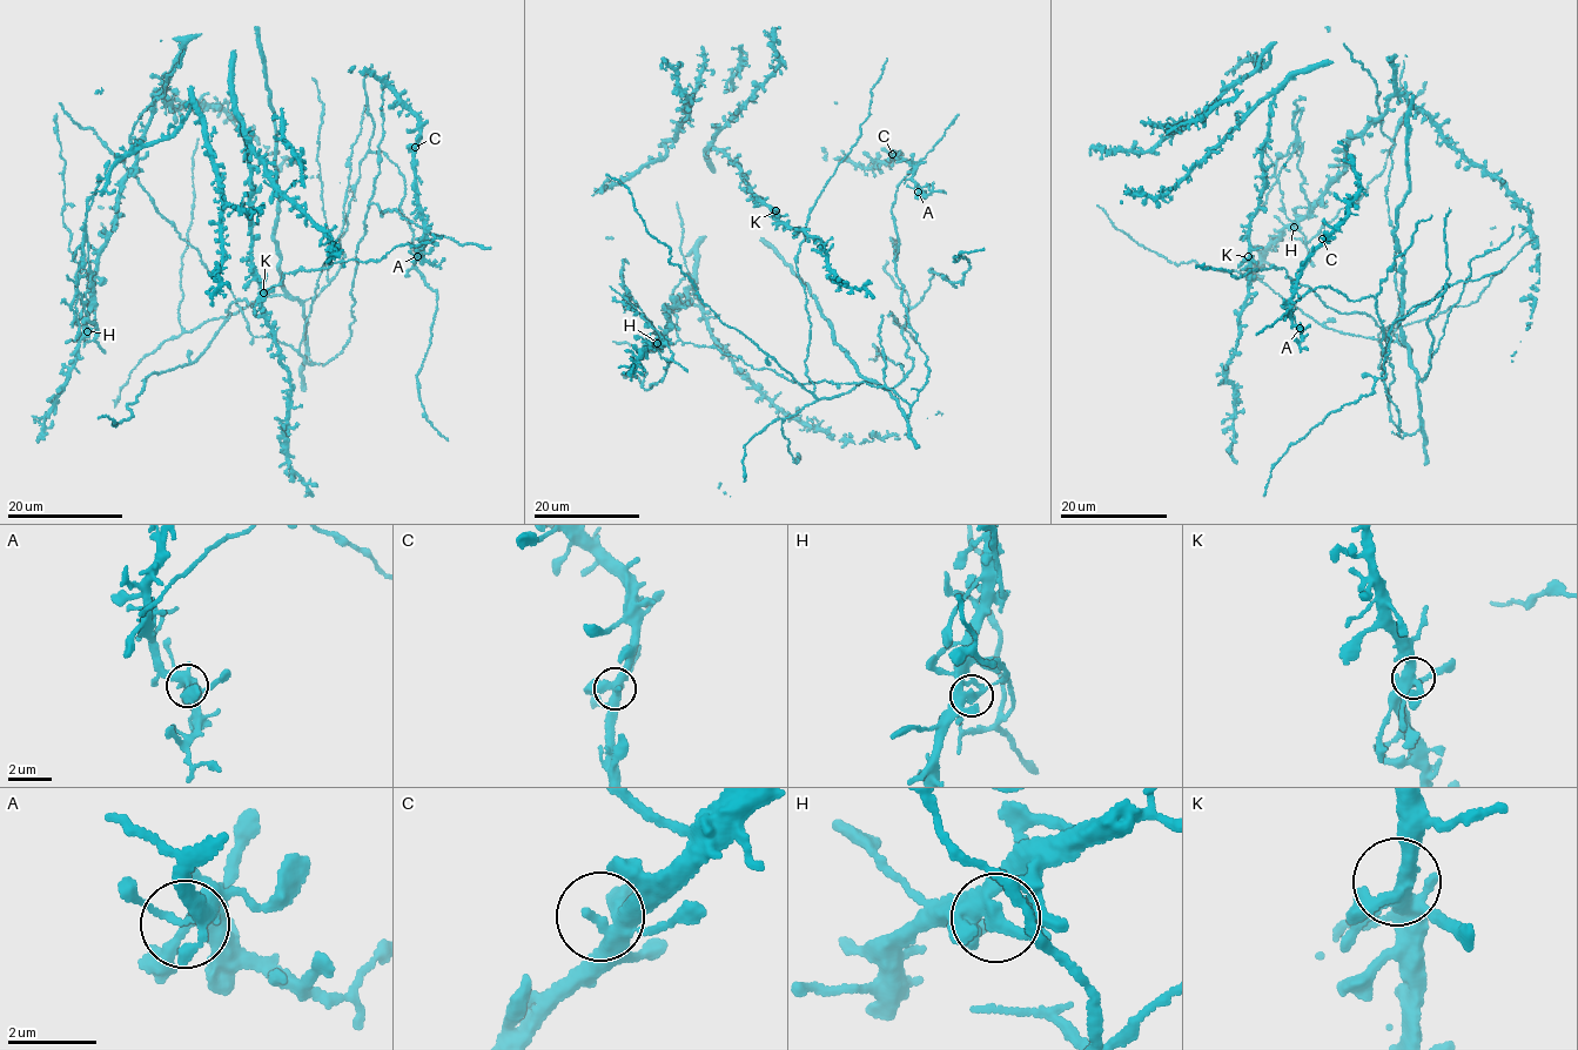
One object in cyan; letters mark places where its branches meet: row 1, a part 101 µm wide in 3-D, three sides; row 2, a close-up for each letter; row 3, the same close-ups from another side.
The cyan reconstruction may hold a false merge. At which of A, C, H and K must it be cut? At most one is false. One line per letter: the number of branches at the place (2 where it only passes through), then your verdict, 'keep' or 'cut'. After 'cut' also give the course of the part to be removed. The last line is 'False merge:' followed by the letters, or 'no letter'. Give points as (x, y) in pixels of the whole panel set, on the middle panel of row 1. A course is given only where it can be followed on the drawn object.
A: branches 4; keep
C: branches 4; keep
H: branches 4; cut; course (657, 343), (665, 344), (672, 354), (664, 368), (665, 376), (657, 384), (644, 389), (639, 377), (624, 374)
K: branches 4; keep
False merge: H

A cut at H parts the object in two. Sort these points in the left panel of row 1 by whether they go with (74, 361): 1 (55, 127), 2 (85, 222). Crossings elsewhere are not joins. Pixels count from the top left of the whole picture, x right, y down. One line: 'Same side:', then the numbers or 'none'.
Same side: none

